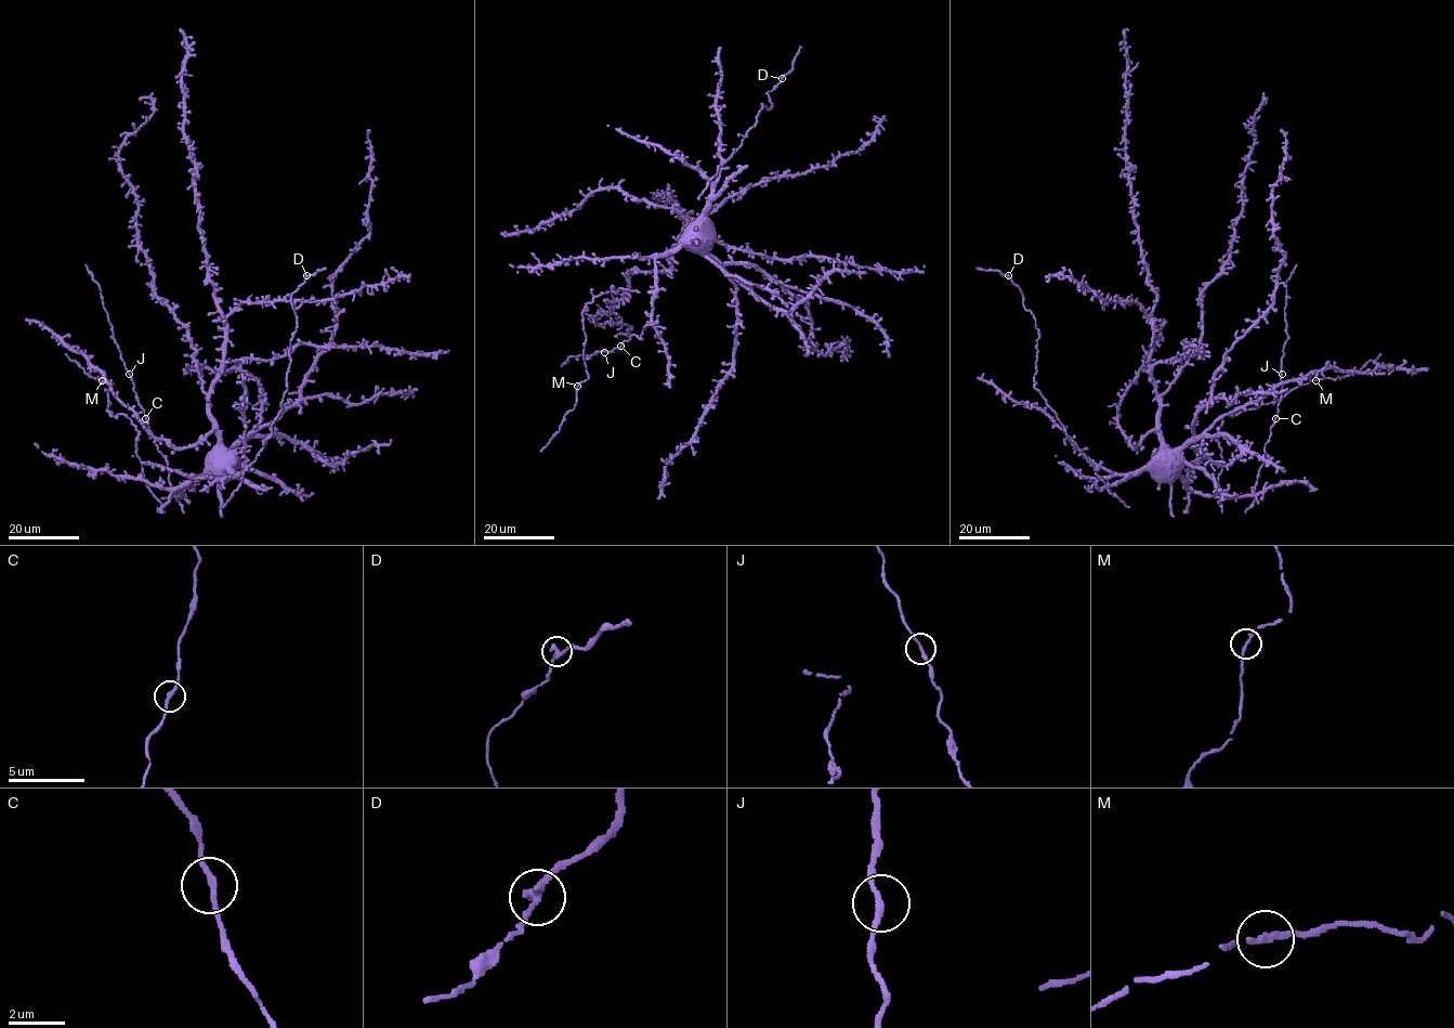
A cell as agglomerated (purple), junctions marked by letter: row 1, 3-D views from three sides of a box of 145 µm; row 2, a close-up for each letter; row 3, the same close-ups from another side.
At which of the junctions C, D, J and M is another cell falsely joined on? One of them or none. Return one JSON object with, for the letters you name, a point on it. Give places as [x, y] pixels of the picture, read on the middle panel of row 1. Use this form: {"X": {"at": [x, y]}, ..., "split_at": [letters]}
{"split_at": []}

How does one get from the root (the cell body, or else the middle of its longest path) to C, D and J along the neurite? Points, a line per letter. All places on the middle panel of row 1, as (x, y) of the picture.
C: (697, 238), (655, 259), (652, 324), (644, 327), (640, 337), (633, 334), (620, 346)
D: (697, 238), (698, 223), (708, 209), (721, 165), (757, 122), (762, 104), (771, 108), (767, 93), (783, 78)
J: (697, 238), (655, 259), (652, 324), (644, 327), (640, 337), (633, 334), (619, 348), (604, 352)

